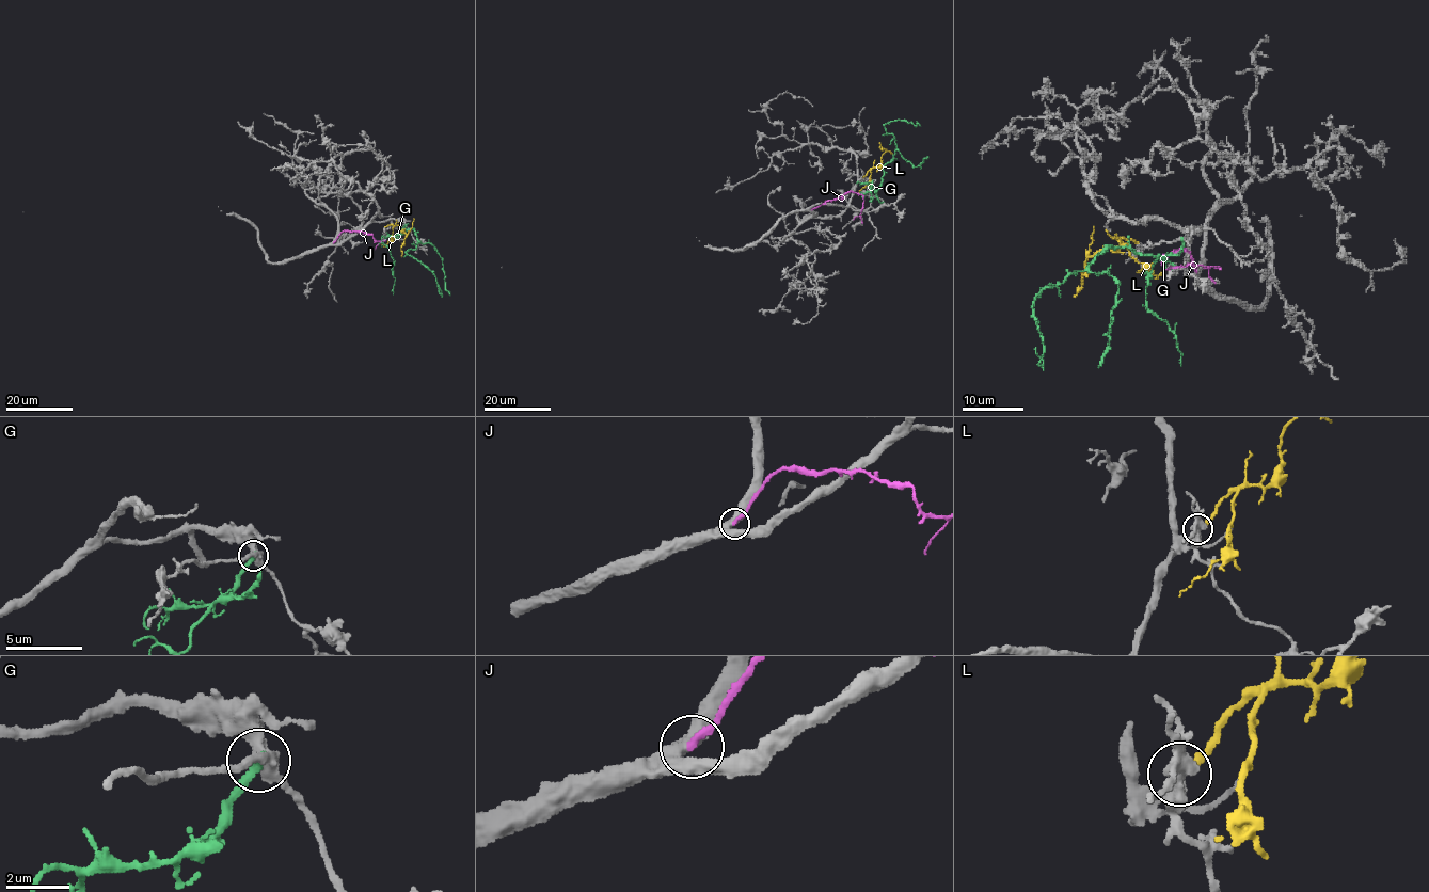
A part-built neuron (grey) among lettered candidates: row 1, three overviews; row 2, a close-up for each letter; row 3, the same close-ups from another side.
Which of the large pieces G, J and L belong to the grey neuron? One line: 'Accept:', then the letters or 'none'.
Accept: none

